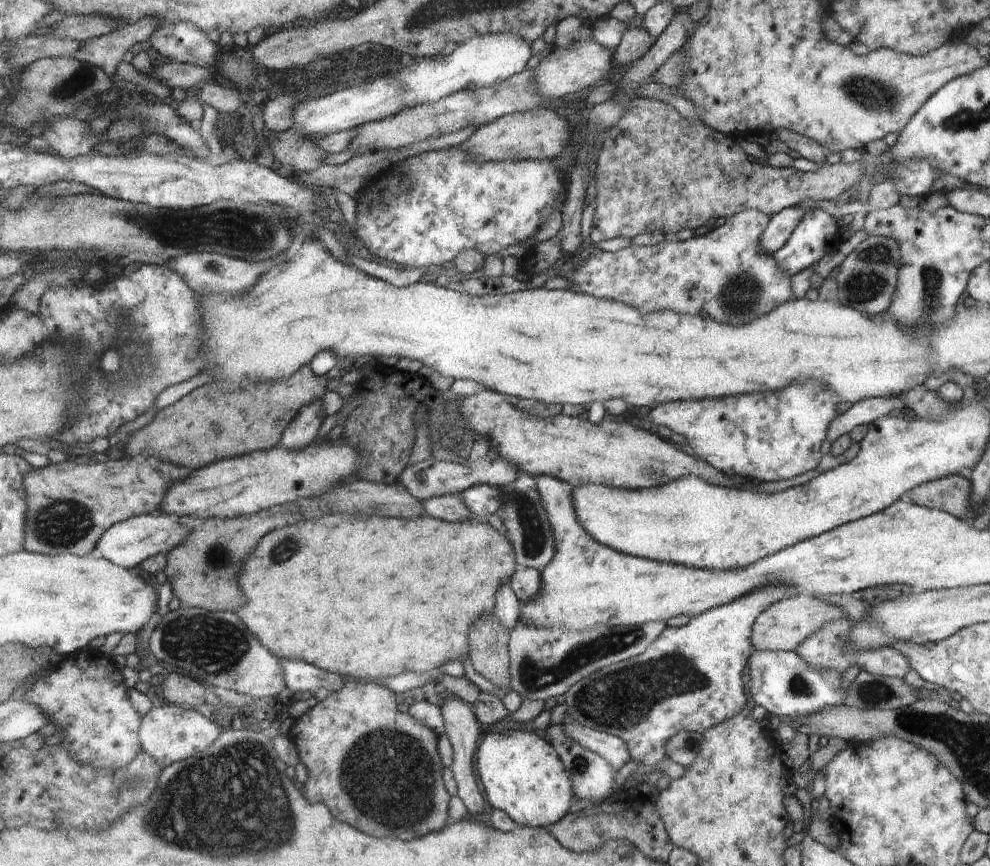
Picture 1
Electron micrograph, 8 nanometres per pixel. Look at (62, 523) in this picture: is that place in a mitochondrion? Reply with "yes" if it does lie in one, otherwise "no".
yes

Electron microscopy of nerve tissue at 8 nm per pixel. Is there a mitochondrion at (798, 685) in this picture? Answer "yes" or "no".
yes

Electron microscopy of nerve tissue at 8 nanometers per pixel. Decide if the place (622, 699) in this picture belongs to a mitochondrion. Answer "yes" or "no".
yes

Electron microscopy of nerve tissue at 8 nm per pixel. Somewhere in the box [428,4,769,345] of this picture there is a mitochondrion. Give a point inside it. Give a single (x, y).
(572, 32)

